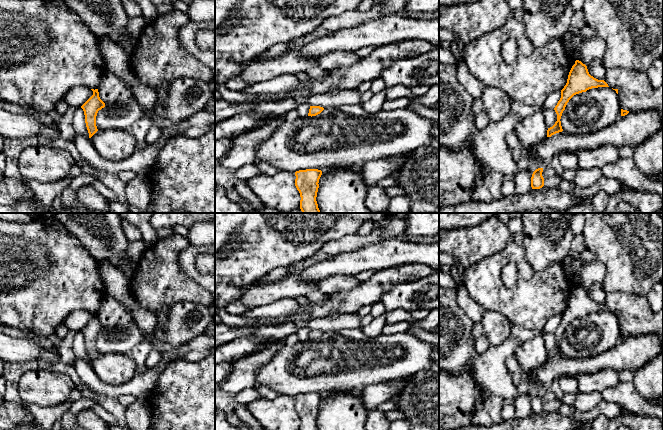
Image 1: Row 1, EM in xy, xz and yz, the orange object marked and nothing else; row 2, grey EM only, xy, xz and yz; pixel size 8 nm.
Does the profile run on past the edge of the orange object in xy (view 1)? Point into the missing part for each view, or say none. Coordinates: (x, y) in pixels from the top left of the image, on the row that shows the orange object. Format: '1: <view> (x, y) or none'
1: none

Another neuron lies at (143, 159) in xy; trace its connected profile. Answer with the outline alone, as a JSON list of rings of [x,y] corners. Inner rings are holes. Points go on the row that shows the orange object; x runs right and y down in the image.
[[[200,111],[174,127],[163,129],[157,141],[149,146],[137,148],[128,158],[120,161],[108,161],[101,157],[90,139],[76,134],[76,147],[81,157],[91,165],[111,174],[121,171],[133,171],[139,176],[146,176],[154,166],[161,148],[172,138],[183,135],[191,127],[201,127],[215,123],[215,112]]]

